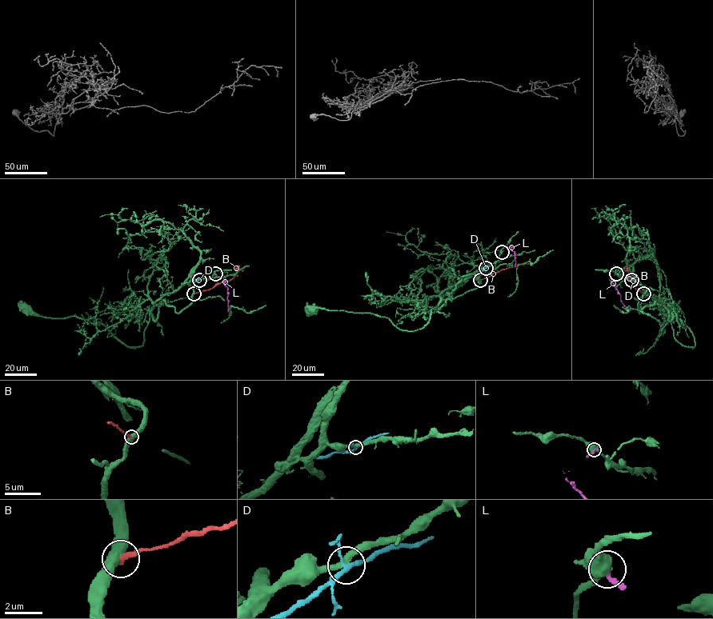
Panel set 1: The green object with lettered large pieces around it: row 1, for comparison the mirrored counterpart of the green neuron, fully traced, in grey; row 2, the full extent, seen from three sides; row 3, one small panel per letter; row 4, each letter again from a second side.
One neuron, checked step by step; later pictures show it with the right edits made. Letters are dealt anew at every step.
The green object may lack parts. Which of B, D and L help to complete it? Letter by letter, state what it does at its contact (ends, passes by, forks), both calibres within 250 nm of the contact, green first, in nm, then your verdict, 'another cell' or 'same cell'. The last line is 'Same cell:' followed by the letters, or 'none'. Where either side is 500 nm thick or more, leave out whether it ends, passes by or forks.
B: 600 nm thick on the green side, 220 nm on the other; another cell
D: it forks there; 360 nm thick on the green side, 200 nm on the other; same cell
L: 600 nm thick on the green side, 260 nm on the other; another cell
Same cell: D

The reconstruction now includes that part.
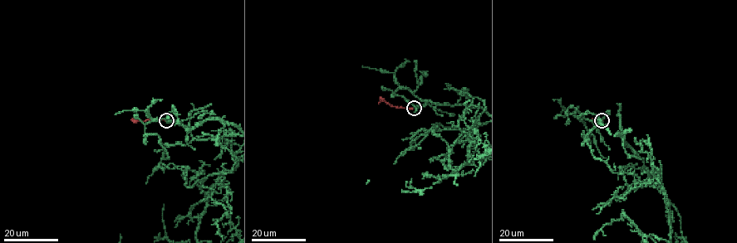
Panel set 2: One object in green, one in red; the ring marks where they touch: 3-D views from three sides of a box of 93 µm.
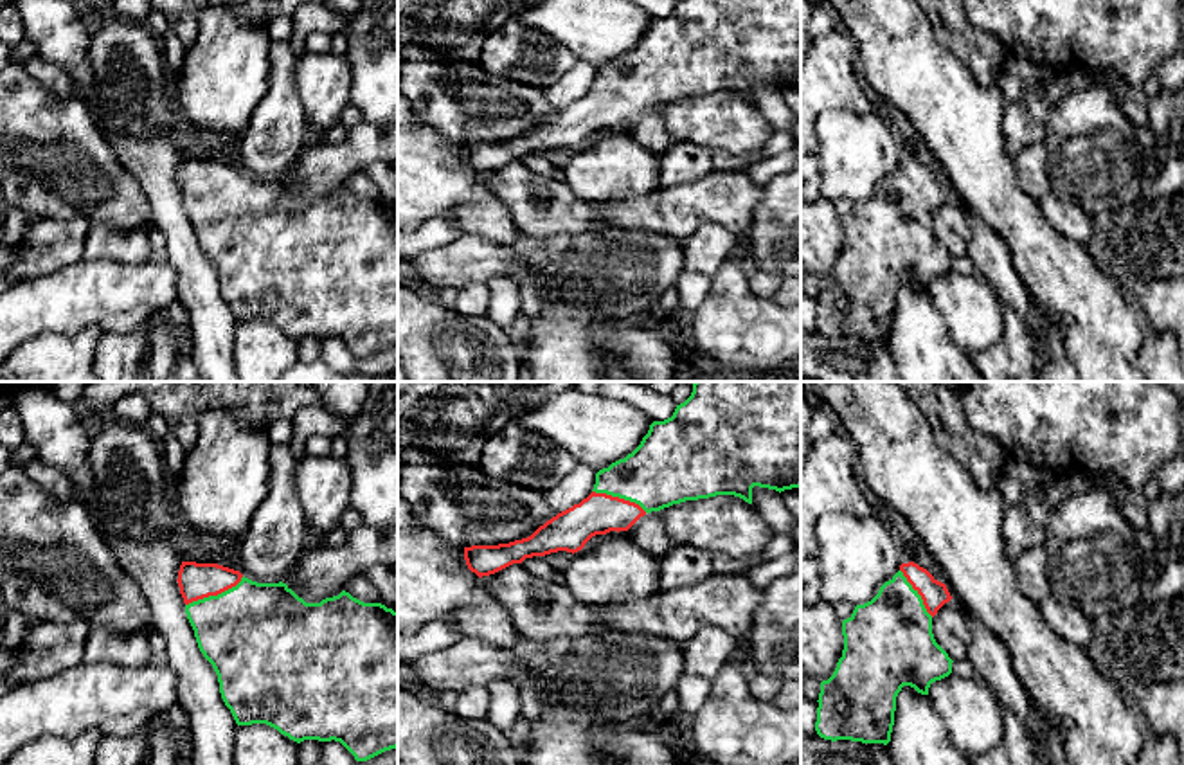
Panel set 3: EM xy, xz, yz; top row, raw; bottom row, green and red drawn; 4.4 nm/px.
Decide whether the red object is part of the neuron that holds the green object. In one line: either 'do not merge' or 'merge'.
merge

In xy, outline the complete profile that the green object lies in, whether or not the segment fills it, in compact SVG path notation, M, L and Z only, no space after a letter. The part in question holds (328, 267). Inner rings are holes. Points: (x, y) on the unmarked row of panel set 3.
M182 158L178 184L185 200L187 216L203 254L212 261L220 290L238 322L266 320L281 331L300 340L304 337L340 338L356 358L367 358L385 347L398 344L398 209L381 200L363 200L342 187L338 193L320 200L306 200L286 180L257 180L245 175L239 167L218 160Z

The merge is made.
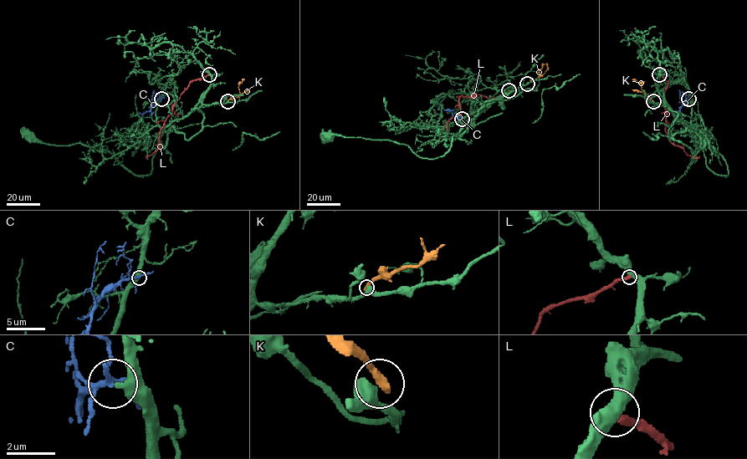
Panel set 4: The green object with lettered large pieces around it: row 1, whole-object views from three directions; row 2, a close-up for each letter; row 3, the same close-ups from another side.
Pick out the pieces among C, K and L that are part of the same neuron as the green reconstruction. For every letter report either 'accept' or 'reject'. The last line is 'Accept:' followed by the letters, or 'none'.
C: accept
K: reject
L: reject
Accept: C

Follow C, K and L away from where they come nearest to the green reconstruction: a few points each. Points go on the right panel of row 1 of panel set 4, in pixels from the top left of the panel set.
C: (688, 99), (678, 112)
K: (653, 101), (646, 95), (642, 84), (632, 79)
L: (659, 74), (668, 83), (663, 104), (668, 139), (693, 158), (699, 155)

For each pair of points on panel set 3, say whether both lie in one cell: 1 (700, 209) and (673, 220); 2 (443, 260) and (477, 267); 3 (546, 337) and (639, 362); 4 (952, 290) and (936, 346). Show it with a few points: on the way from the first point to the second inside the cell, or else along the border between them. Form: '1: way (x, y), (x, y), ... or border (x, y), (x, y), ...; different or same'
1: way (693, 209), (681, 213); same
2: way (452, 263), (468, 263); same
3: way (569, 342), (594, 342), (616, 350); same
4: border (927, 292), (950, 339), (968, 355); different

